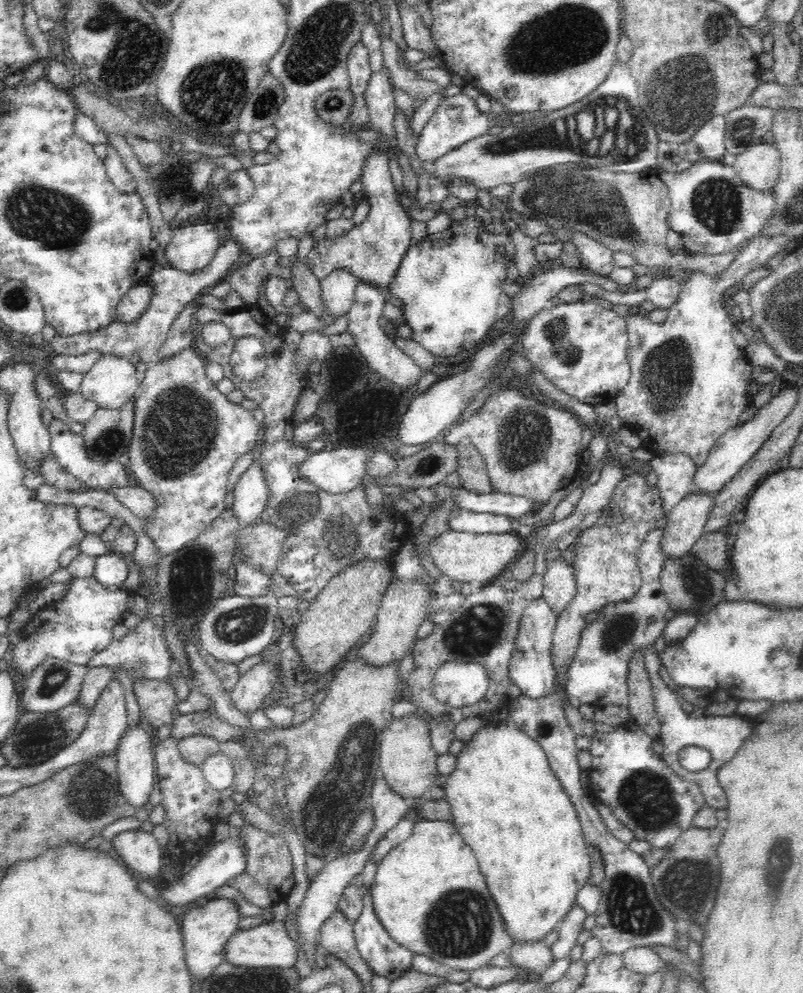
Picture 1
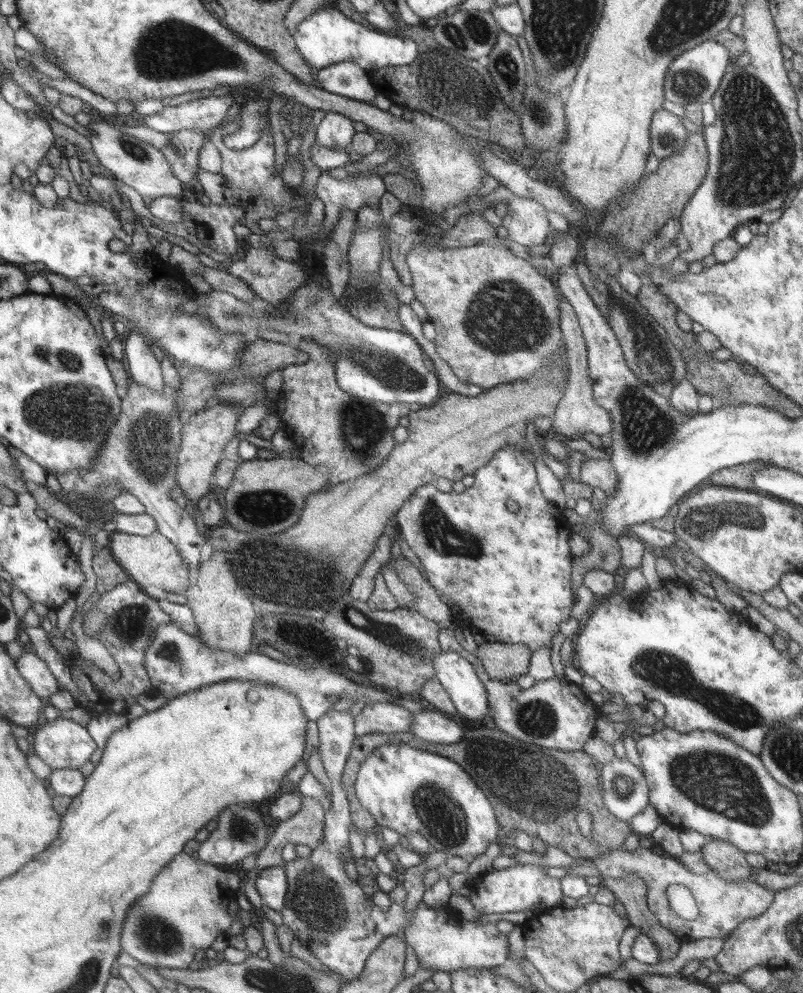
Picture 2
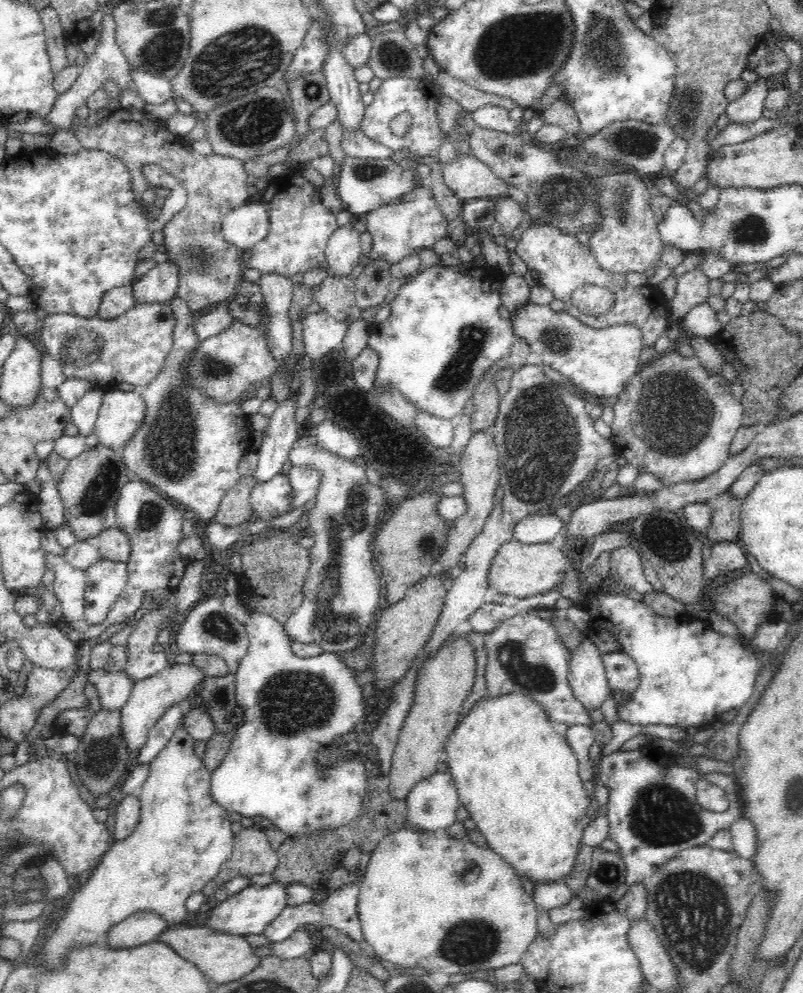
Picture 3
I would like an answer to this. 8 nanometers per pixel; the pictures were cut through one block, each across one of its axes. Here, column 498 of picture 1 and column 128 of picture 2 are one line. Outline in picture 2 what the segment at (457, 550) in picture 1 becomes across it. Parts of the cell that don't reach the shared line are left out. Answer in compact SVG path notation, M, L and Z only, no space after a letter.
M158 530L148 536L126 534L118 531L111 533L107 548L112 552L112 558L127 570L127 573L137 584L151 596L152 586L166 590L166 592L187 591L193 581L194 572L187 565L183 555L176 548L171 539L160 534Z

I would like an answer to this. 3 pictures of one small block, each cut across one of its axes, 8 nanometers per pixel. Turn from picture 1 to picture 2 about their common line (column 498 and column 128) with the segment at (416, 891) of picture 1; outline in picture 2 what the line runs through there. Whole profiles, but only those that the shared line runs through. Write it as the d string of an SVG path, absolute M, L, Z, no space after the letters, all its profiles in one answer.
M181 853L175 861L164 865L163 872L155 877L152 890L128 910L122 930L124 952L154 968L188 969L194 954L210 948L216 936L232 924L226 910L229 902L224 902L222 888L229 888L222 868Z

